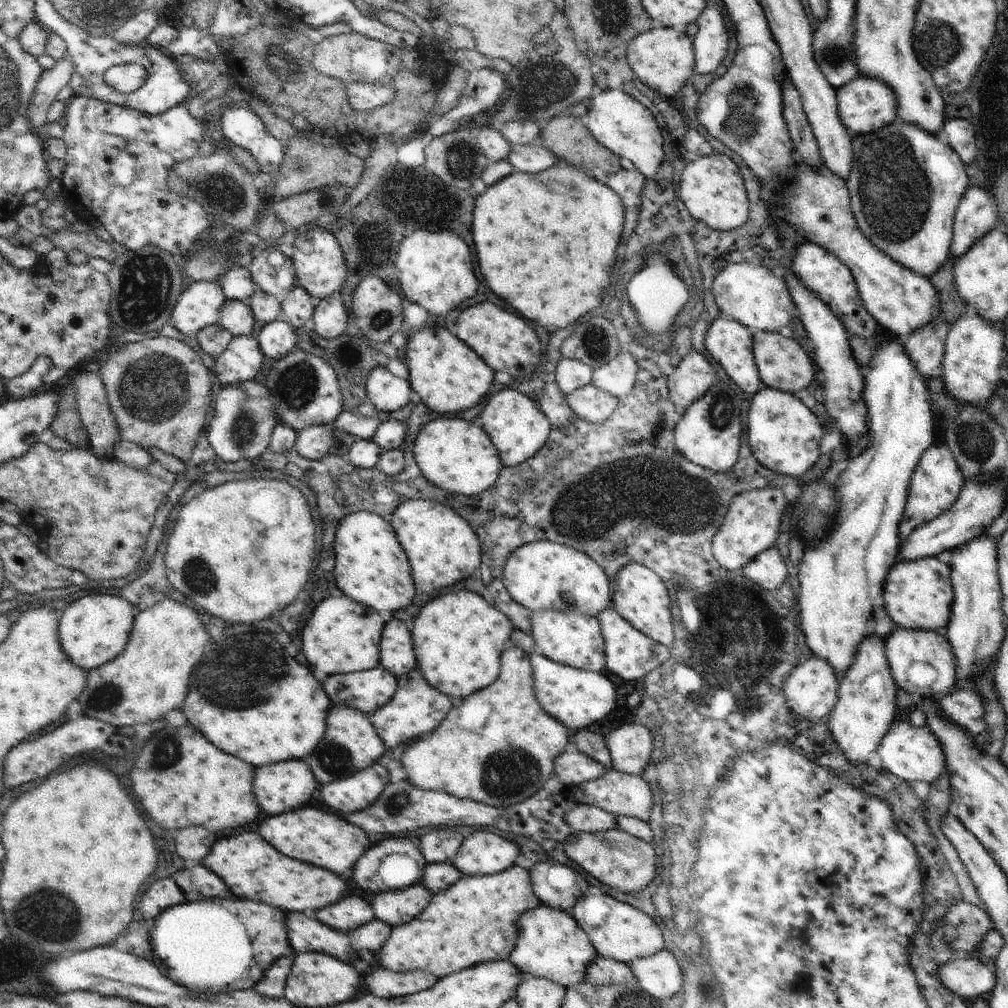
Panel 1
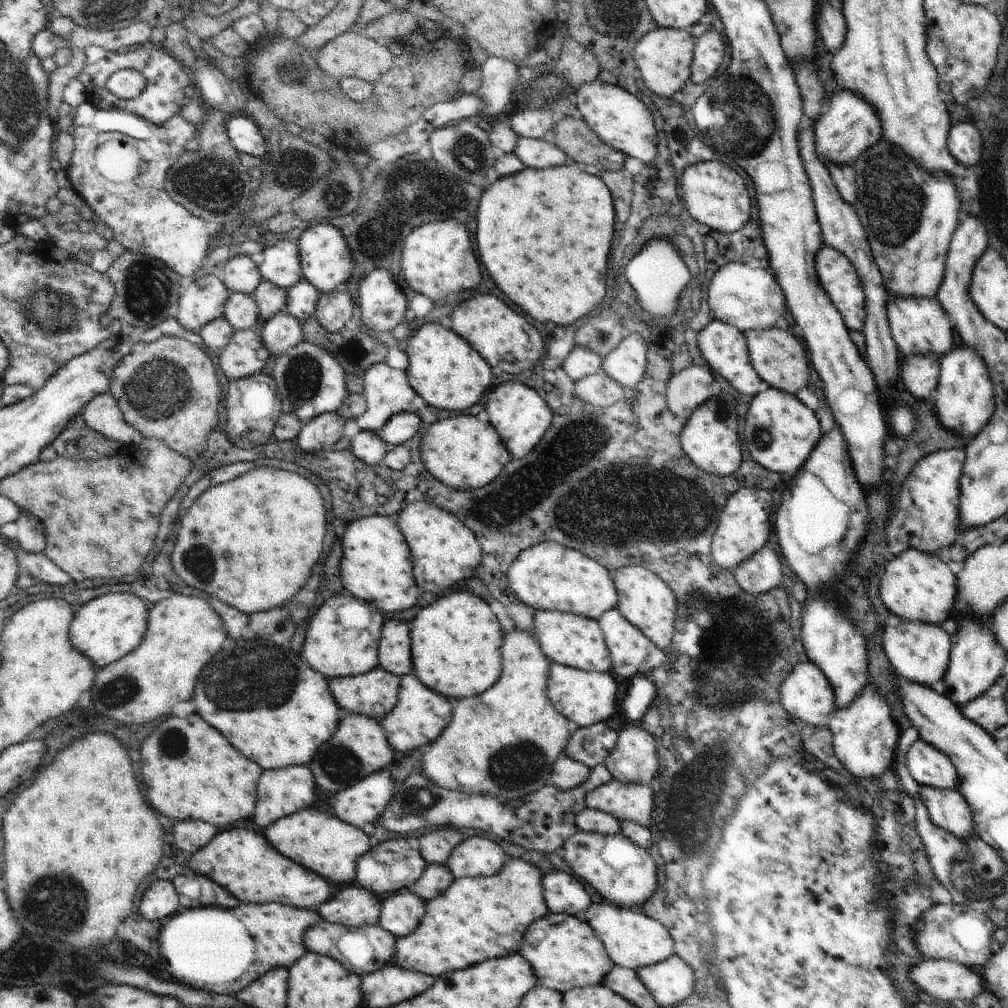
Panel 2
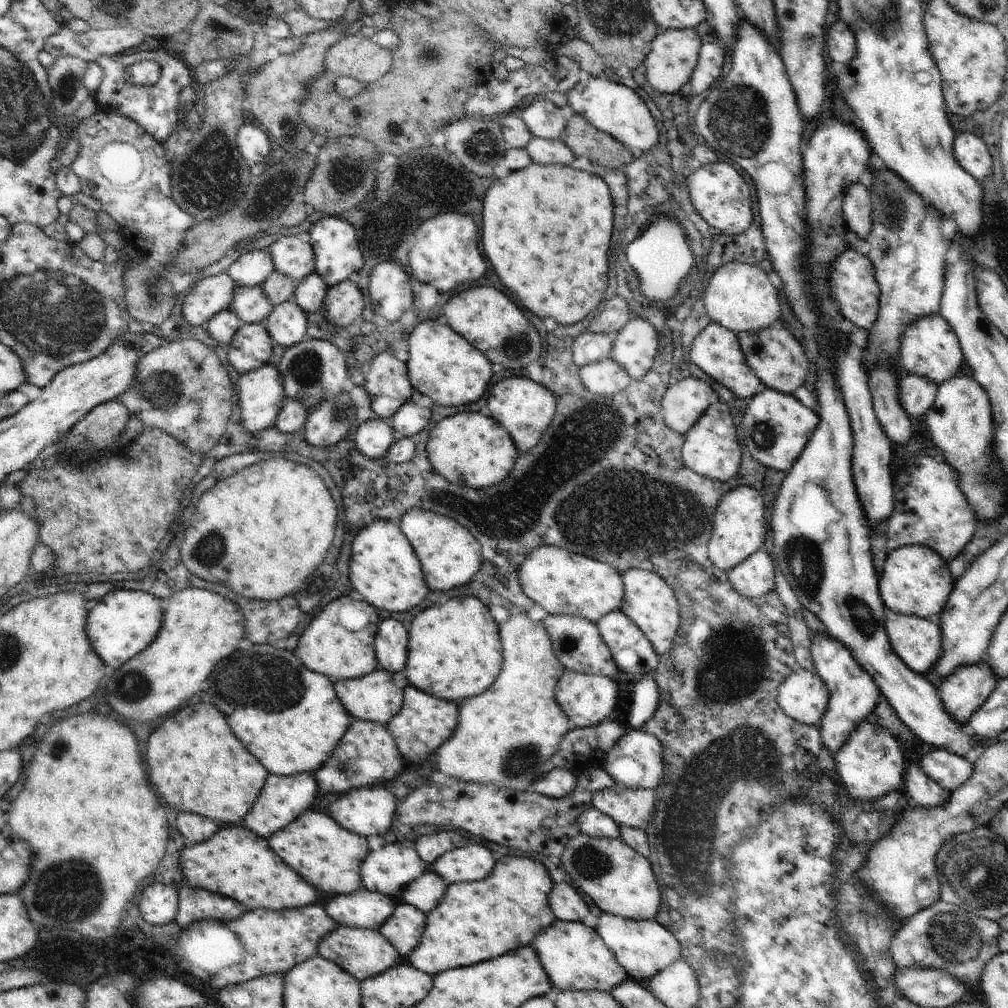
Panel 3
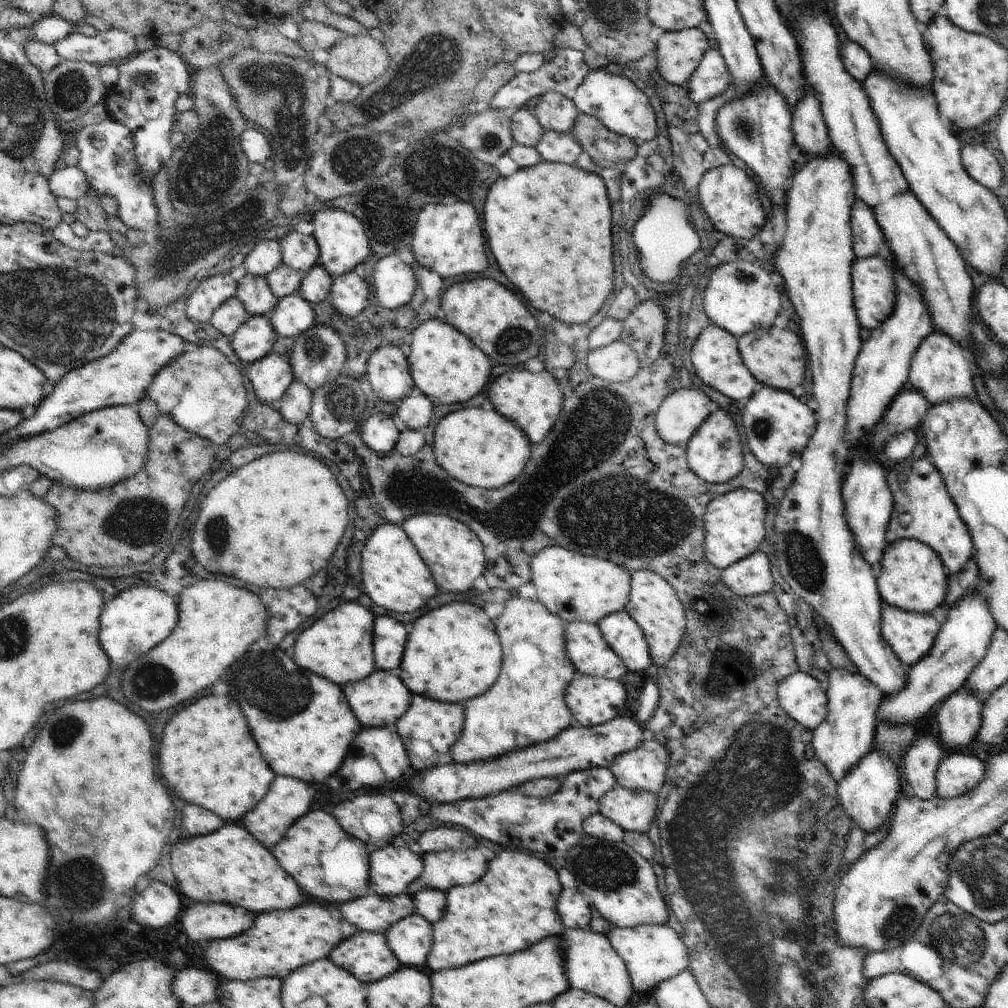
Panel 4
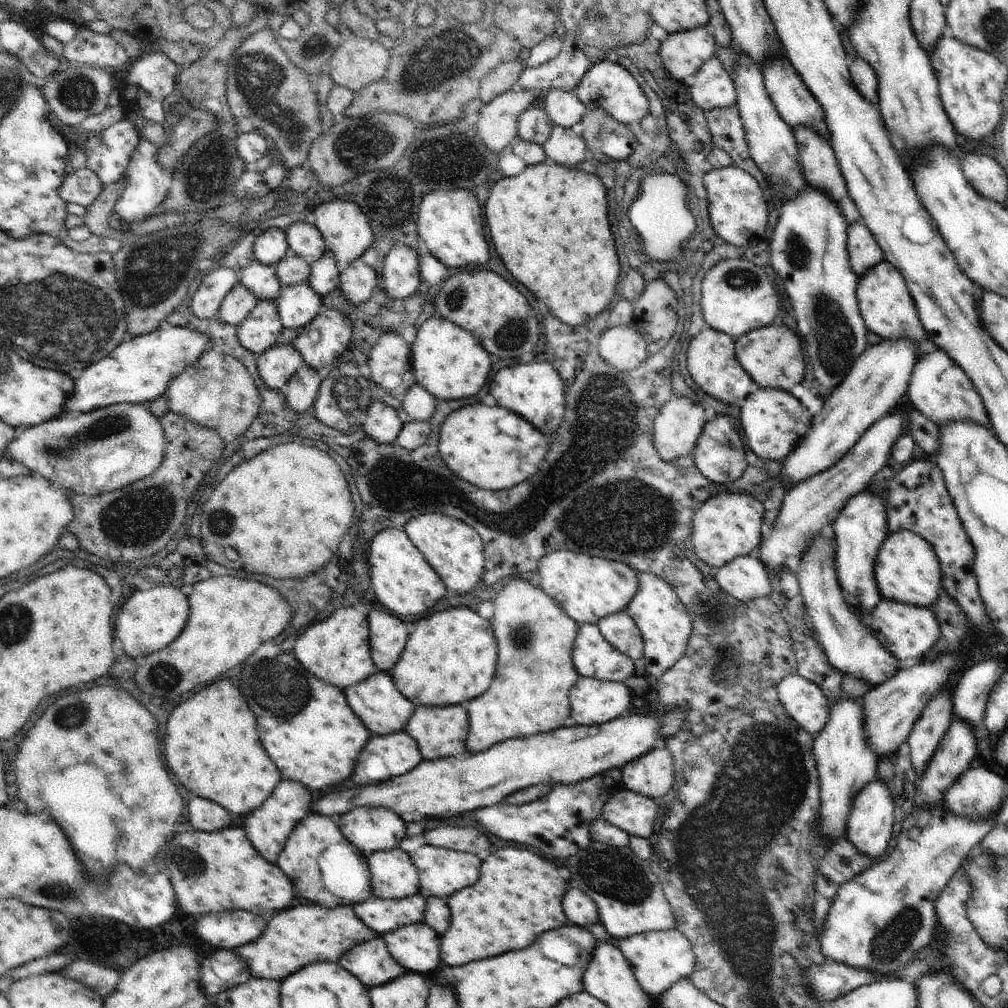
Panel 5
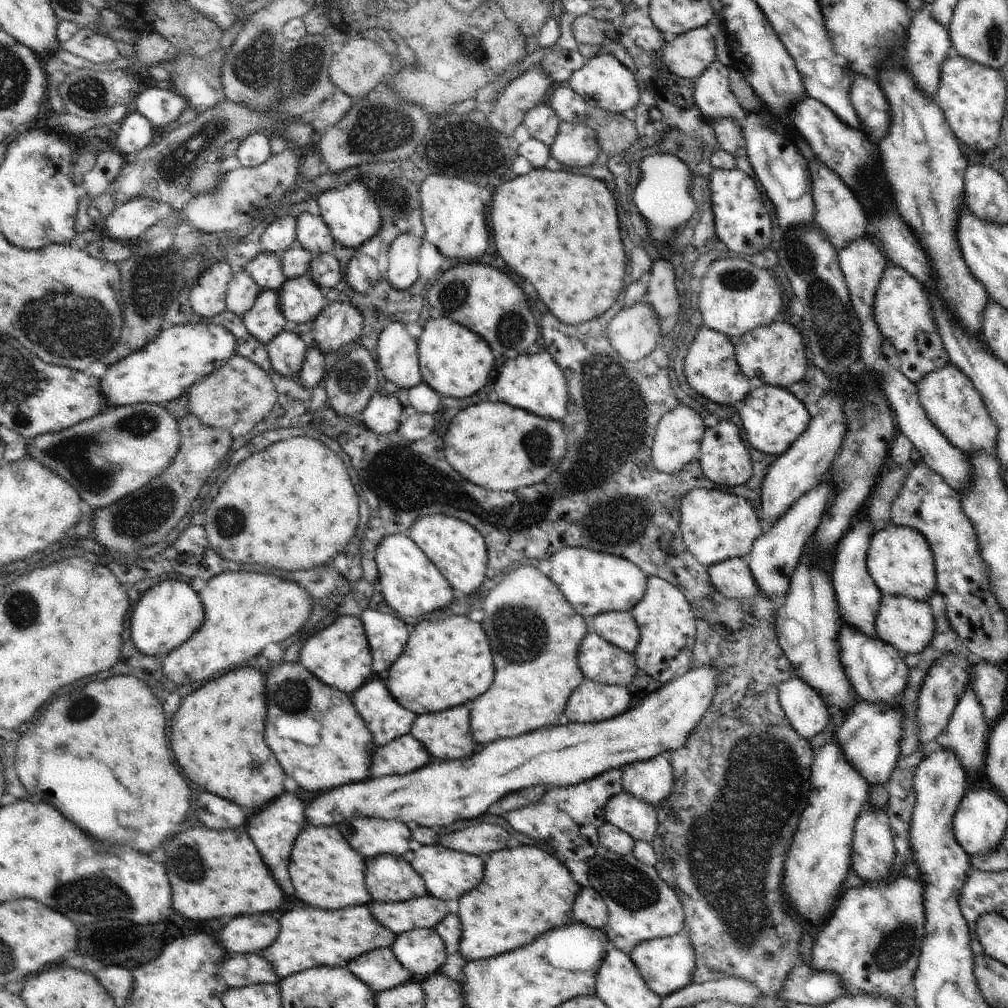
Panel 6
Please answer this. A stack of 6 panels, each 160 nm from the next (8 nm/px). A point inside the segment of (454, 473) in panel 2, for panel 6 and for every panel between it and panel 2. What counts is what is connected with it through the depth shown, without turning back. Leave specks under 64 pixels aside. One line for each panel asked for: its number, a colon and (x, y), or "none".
3: (467, 448)
4: (481, 448)
5: (490, 447)
6: (497, 445)

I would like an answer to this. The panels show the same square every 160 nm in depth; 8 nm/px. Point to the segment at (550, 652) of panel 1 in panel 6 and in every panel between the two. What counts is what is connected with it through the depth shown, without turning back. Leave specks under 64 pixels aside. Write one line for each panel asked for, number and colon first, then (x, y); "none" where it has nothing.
2: (572, 640)
3: (577, 643)
4: (590, 655)
5: (593, 656)
6: (600, 661)

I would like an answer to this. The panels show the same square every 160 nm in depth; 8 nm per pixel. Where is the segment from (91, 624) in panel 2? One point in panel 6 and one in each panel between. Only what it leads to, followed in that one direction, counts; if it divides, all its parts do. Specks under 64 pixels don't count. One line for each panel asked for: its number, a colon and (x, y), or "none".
3: (123, 623)
4: (136, 620)
5: (148, 621)
6: (168, 614)

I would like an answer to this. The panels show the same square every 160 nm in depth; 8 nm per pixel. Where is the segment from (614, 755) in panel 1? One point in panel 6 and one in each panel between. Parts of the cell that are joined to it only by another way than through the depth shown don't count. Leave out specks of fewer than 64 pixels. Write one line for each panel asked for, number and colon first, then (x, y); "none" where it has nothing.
2: (633, 759)
3: (636, 761)
4: (645, 767)
5: (652, 774)
6: (651, 781)

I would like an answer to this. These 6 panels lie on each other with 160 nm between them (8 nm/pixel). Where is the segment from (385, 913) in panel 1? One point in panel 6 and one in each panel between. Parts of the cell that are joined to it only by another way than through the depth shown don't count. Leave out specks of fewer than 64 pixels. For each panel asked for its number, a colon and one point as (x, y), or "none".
2: (401, 913)
3: (404, 929)
4: (410, 940)
5: (416, 947)
6: (422, 951)

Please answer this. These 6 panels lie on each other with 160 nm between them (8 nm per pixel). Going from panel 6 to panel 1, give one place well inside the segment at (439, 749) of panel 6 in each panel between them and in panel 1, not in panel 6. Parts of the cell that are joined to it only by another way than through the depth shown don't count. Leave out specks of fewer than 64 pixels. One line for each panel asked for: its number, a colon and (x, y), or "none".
1: (416, 709)
2: (418, 718)
3: (425, 722)
4: (428, 729)
5: (440, 732)

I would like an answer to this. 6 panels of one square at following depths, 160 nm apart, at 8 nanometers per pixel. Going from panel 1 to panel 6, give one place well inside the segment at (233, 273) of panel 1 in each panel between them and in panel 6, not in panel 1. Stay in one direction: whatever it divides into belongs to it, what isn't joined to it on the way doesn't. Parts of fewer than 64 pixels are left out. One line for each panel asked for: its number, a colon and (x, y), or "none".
2: (241, 274)
3: (253, 268)
4: (266, 256)
5: (270, 248)
6: (281, 234)

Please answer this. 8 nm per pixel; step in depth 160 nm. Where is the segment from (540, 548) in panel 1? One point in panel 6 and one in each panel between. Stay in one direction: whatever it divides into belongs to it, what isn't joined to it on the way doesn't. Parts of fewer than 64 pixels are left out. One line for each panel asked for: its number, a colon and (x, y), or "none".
2: (548, 576)
3: (564, 583)
4: (576, 587)
5: (588, 588)
6: (593, 582)

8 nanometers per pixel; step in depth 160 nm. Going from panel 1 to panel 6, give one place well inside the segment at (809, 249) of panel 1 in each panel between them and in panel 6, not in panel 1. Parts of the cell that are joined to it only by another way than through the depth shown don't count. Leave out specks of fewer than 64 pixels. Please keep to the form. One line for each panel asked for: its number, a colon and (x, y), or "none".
2: (838, 276)
3: (857, 293)
4: (874, 288)
5: (886, 306)
6: (902, 309)

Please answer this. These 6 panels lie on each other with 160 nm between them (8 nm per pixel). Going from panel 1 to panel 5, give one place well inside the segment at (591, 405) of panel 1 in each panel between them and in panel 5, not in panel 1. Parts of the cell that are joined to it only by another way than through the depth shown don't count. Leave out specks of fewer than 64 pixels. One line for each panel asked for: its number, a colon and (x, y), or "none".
2: (599, 389)
3: (606, 377)
4: (617, 362)
5: (623, 347)

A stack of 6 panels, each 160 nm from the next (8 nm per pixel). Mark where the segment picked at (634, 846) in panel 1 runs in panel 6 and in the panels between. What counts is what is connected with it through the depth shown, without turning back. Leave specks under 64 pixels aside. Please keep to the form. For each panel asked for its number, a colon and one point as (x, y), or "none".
2: (625, 874)
3: (620, 881)
4: (619, 883)
5: (630, 901)
6: (642, 906)

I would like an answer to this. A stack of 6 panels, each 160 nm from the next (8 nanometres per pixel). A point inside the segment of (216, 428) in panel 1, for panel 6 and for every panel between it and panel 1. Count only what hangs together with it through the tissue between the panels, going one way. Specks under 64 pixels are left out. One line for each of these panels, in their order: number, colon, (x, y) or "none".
2: (253, 407)
3: (262, 392)
4: (270, 377)
5: (276, 366)
6: (287, 351)

